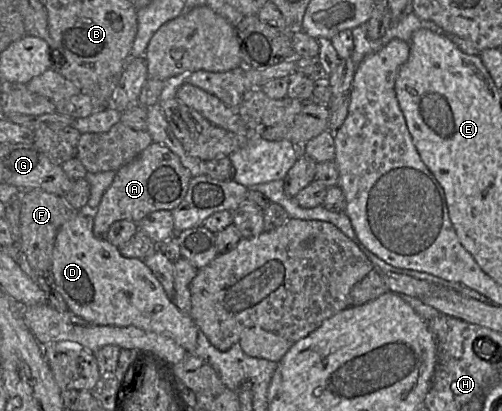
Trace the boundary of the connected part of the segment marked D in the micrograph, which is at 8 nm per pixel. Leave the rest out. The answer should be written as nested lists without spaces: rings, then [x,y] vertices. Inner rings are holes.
[[[87,206],[82,210],[78,210],[78,214],[72,220],[62,225],[56,235],[54,249],[52,253],[51,282],[53,283],[54,288],[63,298],[66,305],[68,306],[69,311],[72,312],[74,315],[83,318],[84,320],[93,324],[110,325],[110,326],[118,326],[118,327],[134,326],[145,331],[154,332],[157,334],[167,336],[173,339],[177,344],[182,346],[189,354],[194,354],[194,351],[197,346],[197,337],[198,337],[199,329],[196,326],[193,319],[191,318],[191,316],[181,312],[177,308],[177,306],[165,293],[161,283],[154,276],[150,268],[144,263],[143,260],[138,258],[126,258],[121,255],[118,247],[112,245],[106,239],[99,239],[94,236],[93,216],[94,216],[94,211],[88,211]]]

